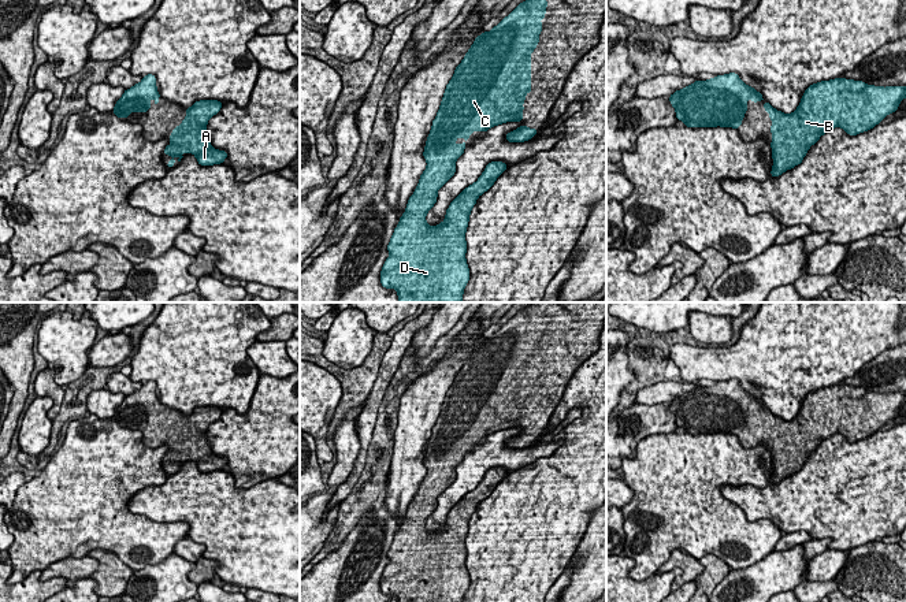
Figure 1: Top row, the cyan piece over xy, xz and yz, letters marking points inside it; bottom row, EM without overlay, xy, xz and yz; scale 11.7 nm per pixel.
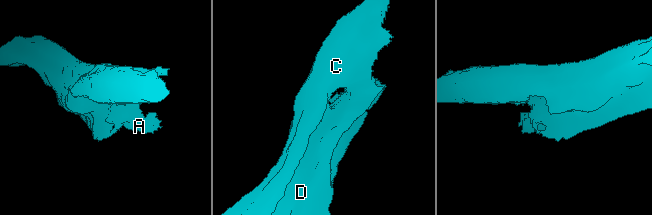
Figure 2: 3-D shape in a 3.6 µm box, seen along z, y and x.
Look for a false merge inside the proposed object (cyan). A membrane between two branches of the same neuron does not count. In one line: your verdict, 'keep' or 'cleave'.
keep

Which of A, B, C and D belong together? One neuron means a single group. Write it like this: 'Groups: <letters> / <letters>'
Groups: A B C D

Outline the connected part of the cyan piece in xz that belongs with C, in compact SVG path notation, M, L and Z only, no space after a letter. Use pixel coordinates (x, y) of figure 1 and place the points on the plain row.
M539 302L541 305L538 306L536 304L531 304L523 309L520 309L506 324L501 326L501 328L493 334L491 338L483 338L480 342L478 342L474 348L474 350L471 352L469 357L465 360L464 365L461 367L461 369L456 374L454 380L452 383L452 386L449 387L449 390L446 391L445 395L445 401L442 404L441 408L441 413L437 419L435 426L432 427L432 432L430 436L430 441L427 443L426 447L426 453L424 453L424 458L423 462L427 468L427 473L423 477L423 480L420 482L419 490L416 493L416 497L413 498L413 501L409 503L406 514L404 521L400 524L400 529L397 531L397 534L394 535L394 539L390 545L390 549L387 551L387 557L390 560L390 562L386 565L382 577L380 577L380 591L386 595L396 595L398 602L463 602L464 595L469 587L469 575L465 566L465 560L467 560L467 547L465 547L465 538L468 534L468 528L469 528L469 520L471 516L474 514L474 512L476 510L476 506L480 501L483 501L484 498L487 498L494 488L497 487L497 484L506 477L508 472L504 468L491 468L486 472L483 480L478 484L478 487L472 491L469 491L468 494L465 494L449 512L449 514L446 516L446 521L445 521L445 527L442 529L439 529L438 532L428 532L426 528L426 521L427 519L434 513L434 510L437 509L437 498L456 480L456 467L463 462L464 460L464 454L467 453L465 450L468 449L468 445L471 443L472 438L487 438L489 435L497 432L497 431L502 431L506 428L521 428L523 427L523 409L526 408L526 401L531 400L531 360L534 358L534 356L536 354L536 350L539 349L539 339L542 338L542 331L543 331L543 326L545 326L545 315L547 313L547 304L554 304L554 302Z

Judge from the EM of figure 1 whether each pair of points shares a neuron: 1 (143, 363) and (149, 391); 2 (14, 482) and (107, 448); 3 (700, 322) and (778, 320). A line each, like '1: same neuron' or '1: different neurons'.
1: different neurons
2: different neurons
3: different neurons

